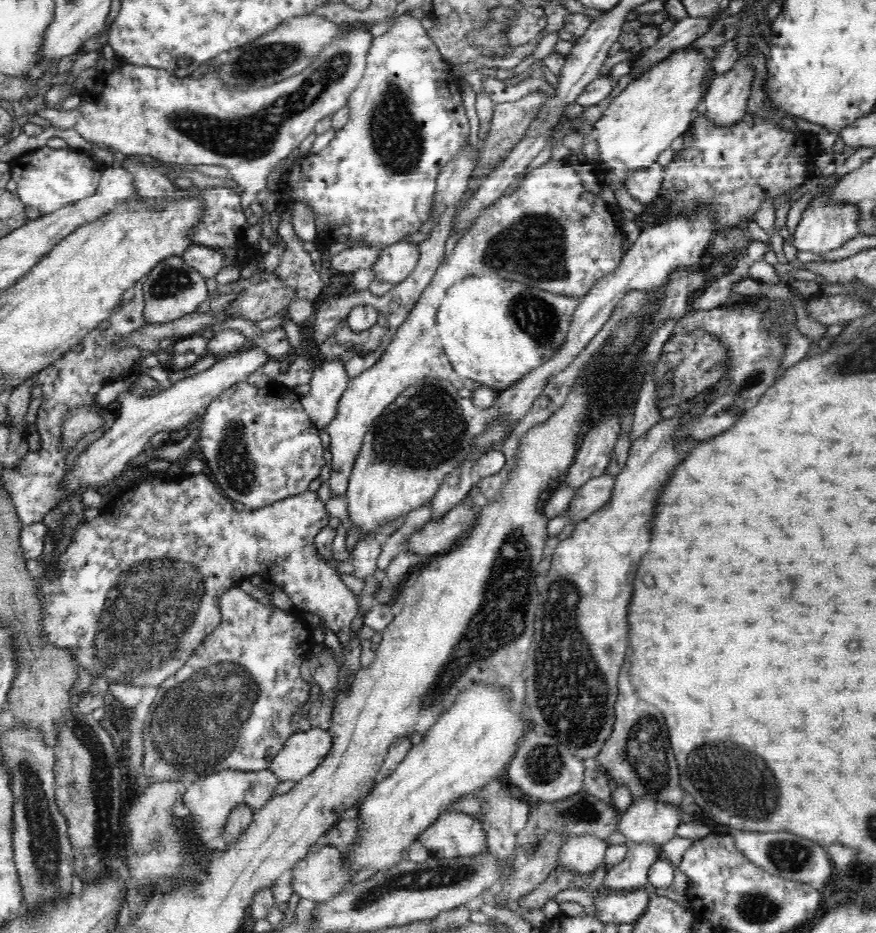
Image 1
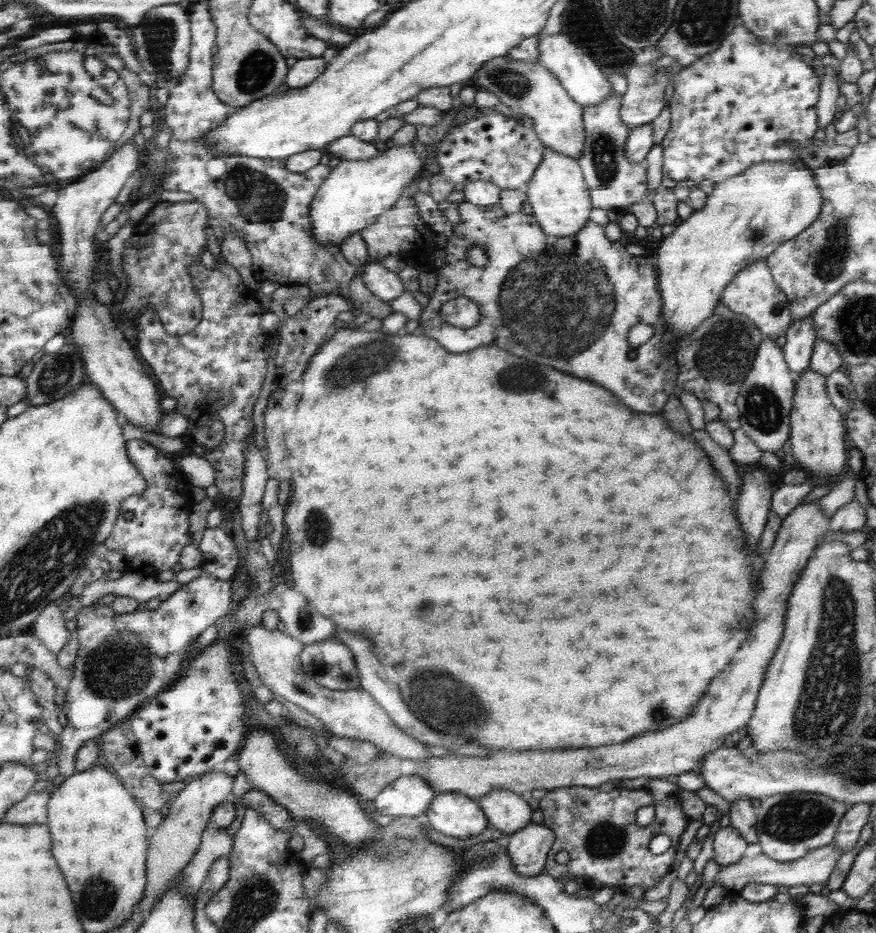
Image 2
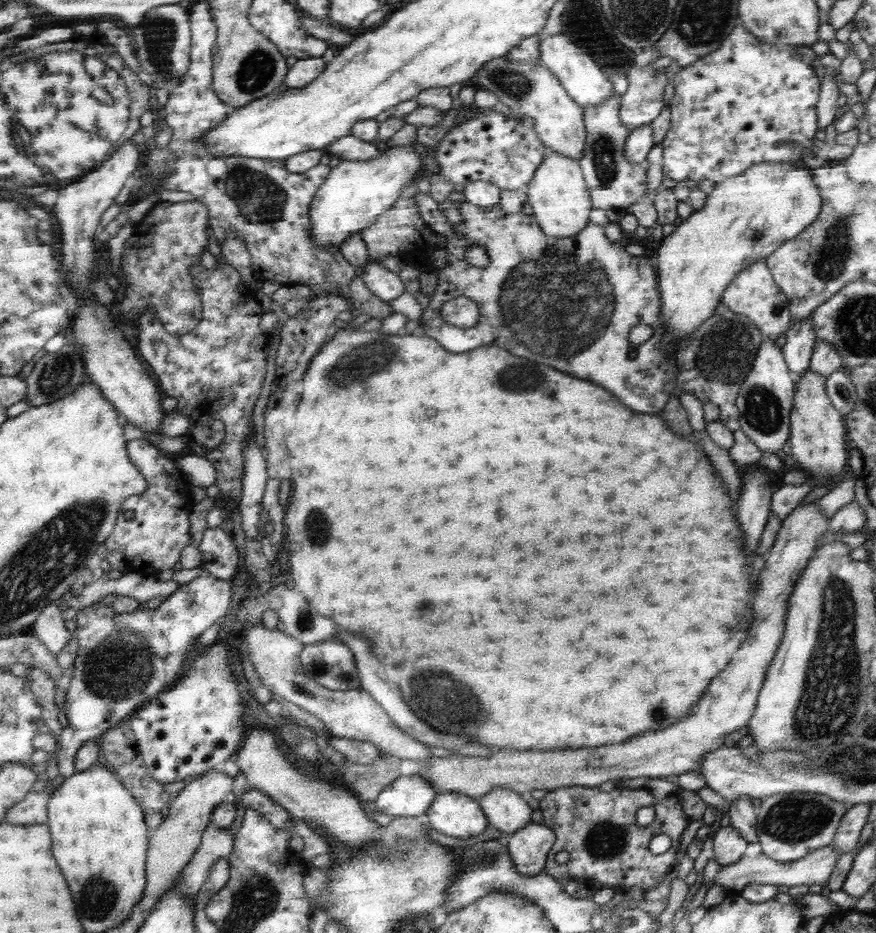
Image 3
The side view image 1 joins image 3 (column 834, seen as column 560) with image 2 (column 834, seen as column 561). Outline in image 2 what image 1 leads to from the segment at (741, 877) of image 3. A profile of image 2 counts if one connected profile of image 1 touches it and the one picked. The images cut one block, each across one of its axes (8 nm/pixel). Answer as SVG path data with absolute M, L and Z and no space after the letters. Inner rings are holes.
M827 846L827 848L817 848L815 852L807 852L807 856L803 856L801 860L795 862L777 862L773 858L767 858L765 854L759 854L755 858L741 858L735 864L729 866L721 866L721 870L715 876L715 886L721 886L727 892L739 894L743 890L745 884L749 882L757 882L757 884L775 884L775 886L811 886L811 884L821 884L825 886L835 864L839 860L839 852L835 850L835 846Z

